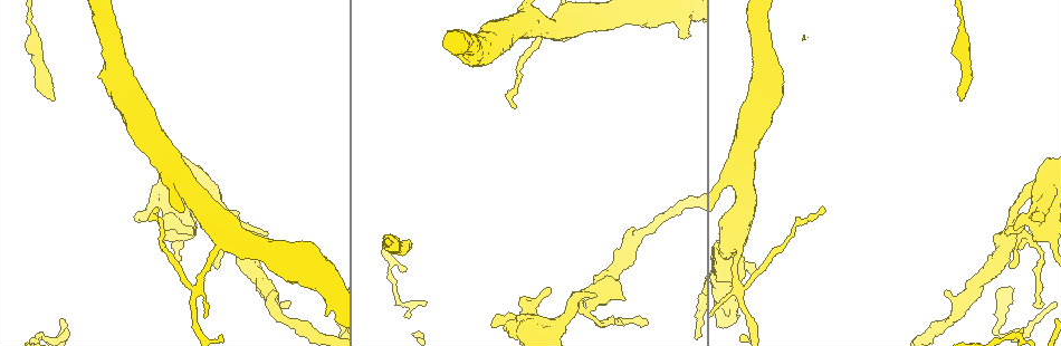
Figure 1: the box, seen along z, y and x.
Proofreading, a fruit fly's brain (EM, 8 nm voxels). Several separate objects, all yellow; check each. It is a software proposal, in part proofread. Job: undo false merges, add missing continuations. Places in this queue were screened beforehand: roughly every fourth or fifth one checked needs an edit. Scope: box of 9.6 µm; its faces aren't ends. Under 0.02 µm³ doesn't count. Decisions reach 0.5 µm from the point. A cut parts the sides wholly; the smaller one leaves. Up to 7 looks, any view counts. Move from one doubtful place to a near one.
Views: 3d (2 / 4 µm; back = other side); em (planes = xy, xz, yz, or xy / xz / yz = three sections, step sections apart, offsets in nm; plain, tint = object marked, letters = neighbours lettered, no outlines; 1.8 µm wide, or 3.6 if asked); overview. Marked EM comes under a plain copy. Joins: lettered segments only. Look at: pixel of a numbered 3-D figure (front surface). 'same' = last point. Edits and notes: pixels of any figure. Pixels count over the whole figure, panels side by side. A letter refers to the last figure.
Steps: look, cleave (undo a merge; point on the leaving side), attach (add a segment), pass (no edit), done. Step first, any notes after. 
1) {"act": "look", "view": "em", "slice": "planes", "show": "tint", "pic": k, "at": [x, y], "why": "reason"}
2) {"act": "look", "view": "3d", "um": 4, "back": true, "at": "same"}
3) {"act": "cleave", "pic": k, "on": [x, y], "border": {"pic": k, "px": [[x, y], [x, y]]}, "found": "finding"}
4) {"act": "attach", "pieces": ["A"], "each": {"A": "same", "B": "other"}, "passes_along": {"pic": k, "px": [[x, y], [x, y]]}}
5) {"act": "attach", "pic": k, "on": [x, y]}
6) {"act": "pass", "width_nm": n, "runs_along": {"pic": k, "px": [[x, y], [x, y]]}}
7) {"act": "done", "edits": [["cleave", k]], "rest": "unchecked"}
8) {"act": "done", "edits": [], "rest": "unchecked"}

{"act": "look", "view": "em", "slice": "yz", "step": 4, "show": "tint", "pic": 1, "at": [411, 243], "why": "an open end"}

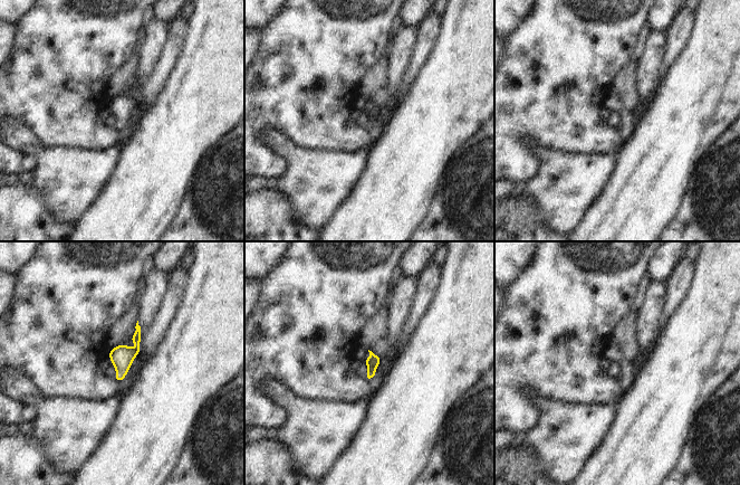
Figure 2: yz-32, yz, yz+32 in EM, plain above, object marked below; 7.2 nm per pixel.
{"act": "look", "view": "em", "slice": "planes", "show": "letters", "at": "same", "why": "cut it another way"}

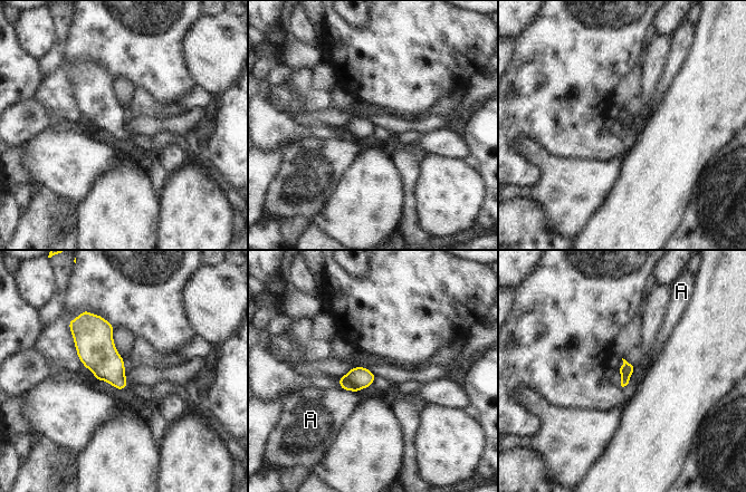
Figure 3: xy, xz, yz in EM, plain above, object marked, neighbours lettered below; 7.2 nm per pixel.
{"act": "pass", "each": {"A": "other"}, "border": {"pic": 3, "px": [[338, 387], [356, 393]]}, "found": "no lettered segment goes on from it"}

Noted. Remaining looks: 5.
{"act": "look", "view": "em", "slice": "planes", "show": "letters", "pic": 1, "at": [219, 267], "why": "thin end"}

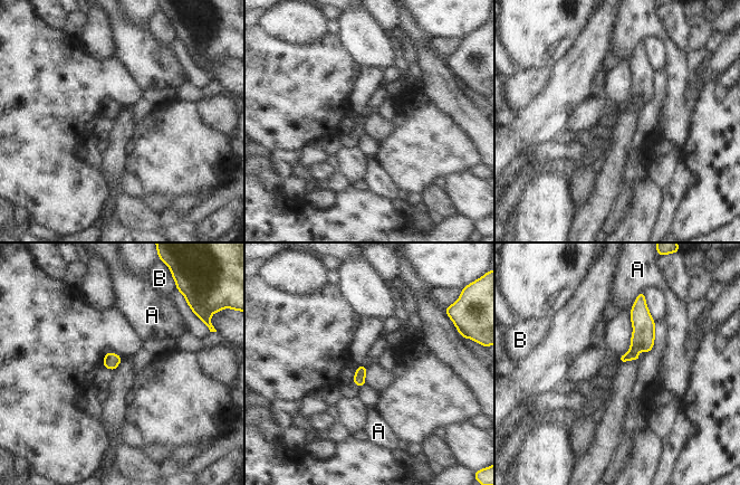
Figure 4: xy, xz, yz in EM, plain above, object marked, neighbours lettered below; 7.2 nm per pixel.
{"act": "pass", "longest_contact_nm": ["A", 170], "each": {"A": "other", "B": "other"}, "found": "no lettered segment goes on from it"}

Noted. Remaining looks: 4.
{"act": "look", "view": "em", "slice": "yz", "step": 4, "show": "tint", "pic": 1, "at": [196, 288], "why": "four or more arms meet"}

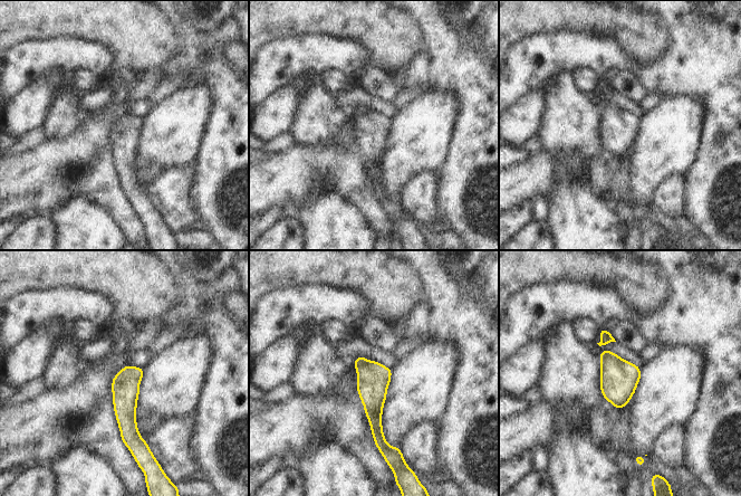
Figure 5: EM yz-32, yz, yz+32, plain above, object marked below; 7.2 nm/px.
{"act": "look", "view": "em", "slice": "planes", "show": "letters", "at": "same"}

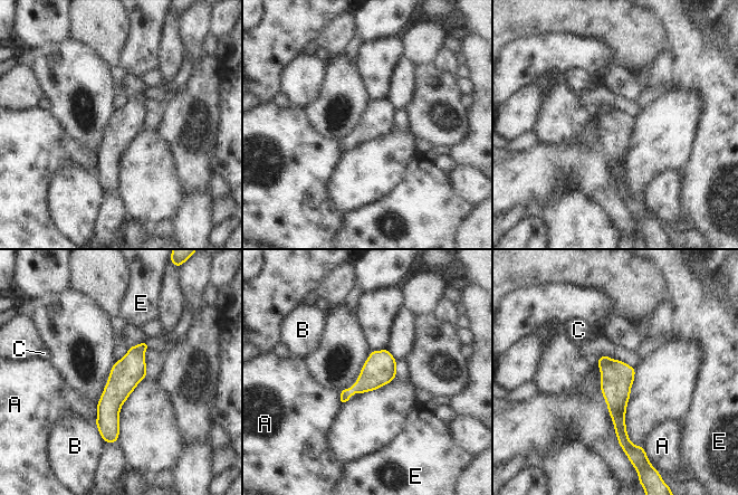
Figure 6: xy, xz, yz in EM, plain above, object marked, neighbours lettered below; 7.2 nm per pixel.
{"act": "pass", "width_nm": 220, "longest_contact_nm": ["B", 160], "each": {"A": "other", "B": "other", "C": "other", "E": "other"}, "found": "continuous, no second neuron"}

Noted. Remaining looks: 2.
{"act": "done", "edits": [], "rest": "unchecked"}

